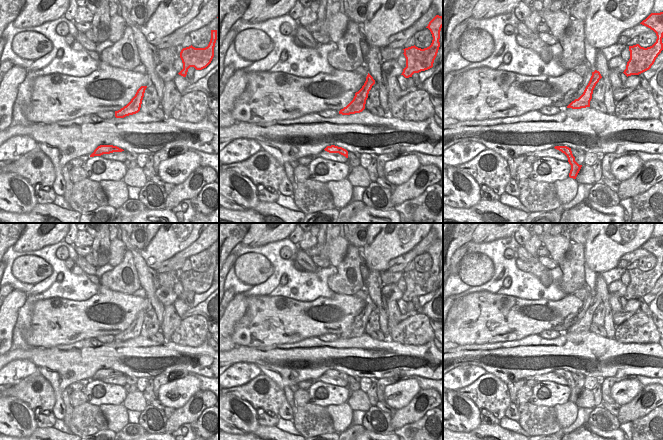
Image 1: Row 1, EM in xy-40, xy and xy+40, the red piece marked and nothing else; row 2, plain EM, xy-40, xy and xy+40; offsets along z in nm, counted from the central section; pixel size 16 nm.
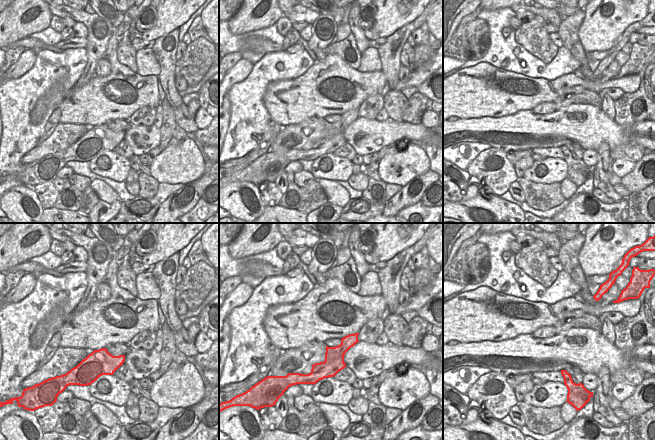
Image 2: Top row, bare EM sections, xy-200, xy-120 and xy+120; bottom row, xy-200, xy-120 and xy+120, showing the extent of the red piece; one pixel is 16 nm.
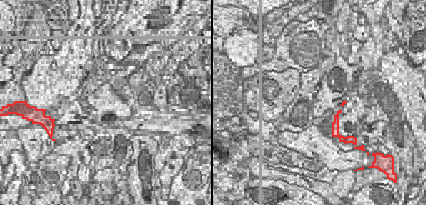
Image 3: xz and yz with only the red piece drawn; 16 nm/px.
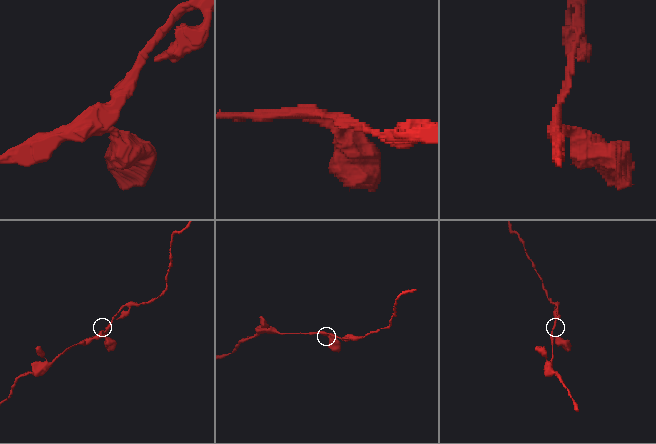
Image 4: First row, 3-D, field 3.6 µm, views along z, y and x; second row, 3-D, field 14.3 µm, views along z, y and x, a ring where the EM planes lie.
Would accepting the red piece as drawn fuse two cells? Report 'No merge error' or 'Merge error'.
No merge error

